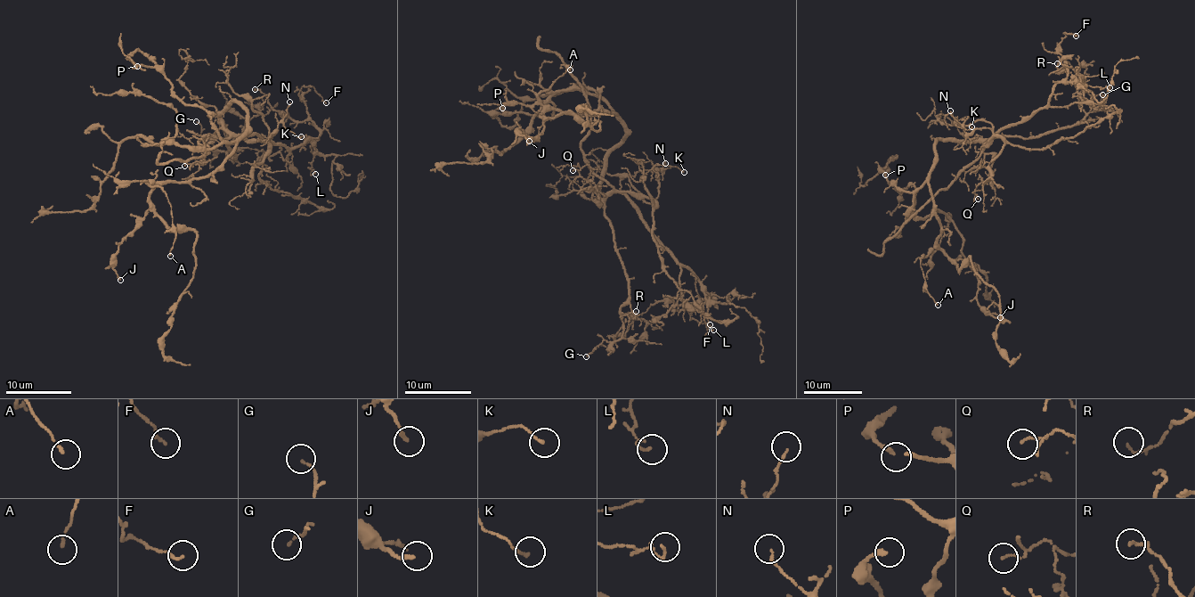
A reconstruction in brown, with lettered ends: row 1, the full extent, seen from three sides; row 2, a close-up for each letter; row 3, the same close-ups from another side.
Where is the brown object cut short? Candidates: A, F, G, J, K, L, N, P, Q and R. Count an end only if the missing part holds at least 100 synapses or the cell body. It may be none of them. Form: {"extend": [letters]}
{"extend": []}

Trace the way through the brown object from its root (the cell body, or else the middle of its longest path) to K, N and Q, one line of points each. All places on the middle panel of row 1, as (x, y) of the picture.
K: (622, 139), (606, 158), (599, 196), (627, 192), (653, 200), (659, 193), (658, 170), (675, 167), (684, 172)
N: (622, 139), (606, 158), (599, 196), (627, 192), (655, 198), (659, 193), (658, 170), (665, 163)
Q: (622, 139), (606, 158), (599, 186), (603, 198), (587, 182), (594, 177), (588, 164), (573, 170)

